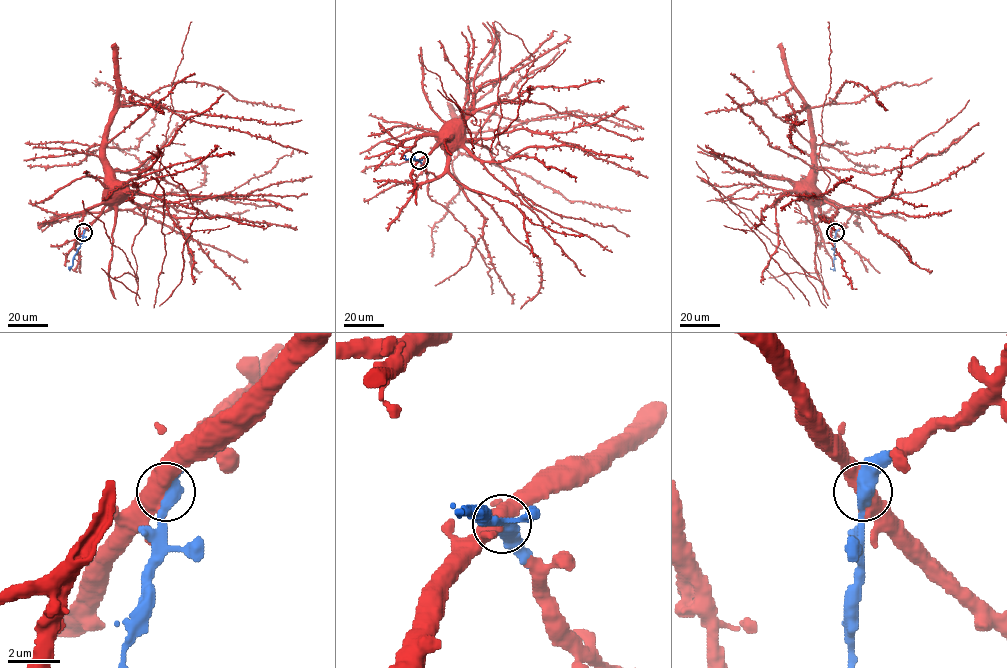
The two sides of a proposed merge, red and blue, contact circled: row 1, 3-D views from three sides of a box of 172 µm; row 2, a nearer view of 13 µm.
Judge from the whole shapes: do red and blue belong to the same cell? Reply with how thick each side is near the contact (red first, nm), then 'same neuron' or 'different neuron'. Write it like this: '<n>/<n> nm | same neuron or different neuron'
480/440 nm | same neuron

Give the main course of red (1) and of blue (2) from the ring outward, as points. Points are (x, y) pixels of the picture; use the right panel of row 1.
1: (835, 232), (820, 212), (815, 183), (809, 179)
2: (835, 233), (834, 266), (833, 269), (830, 268)

